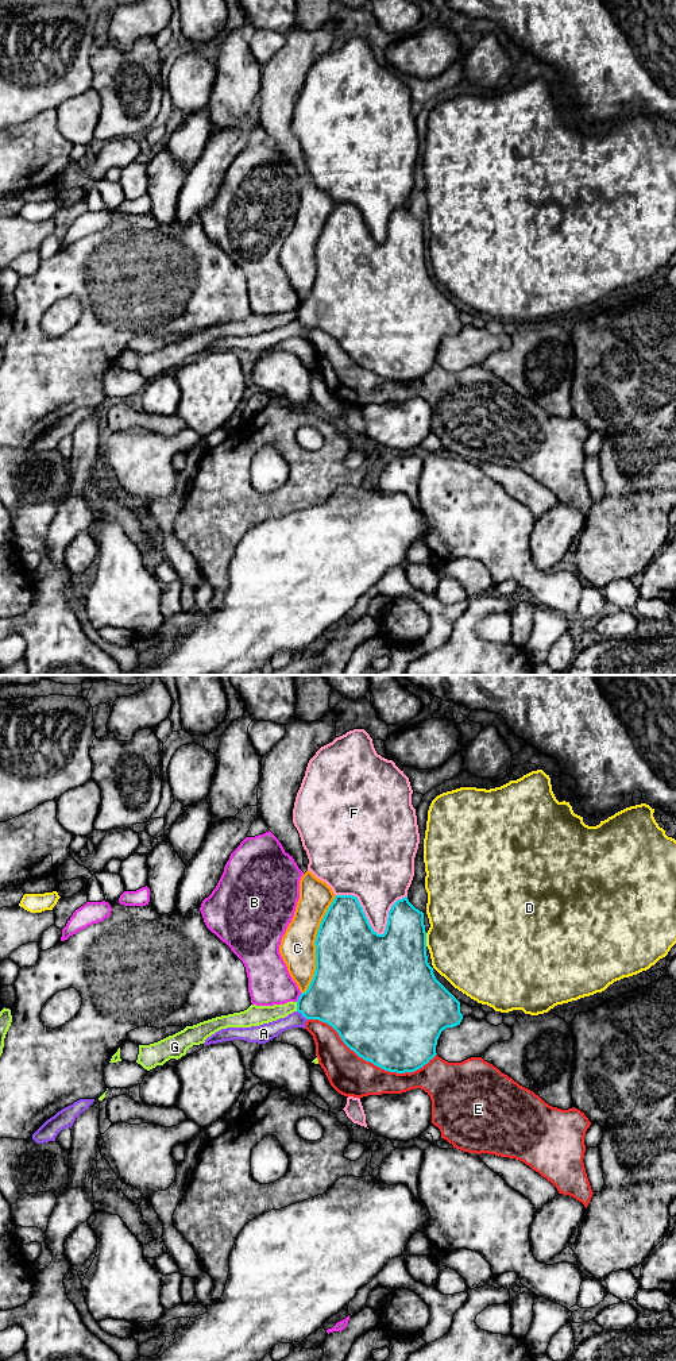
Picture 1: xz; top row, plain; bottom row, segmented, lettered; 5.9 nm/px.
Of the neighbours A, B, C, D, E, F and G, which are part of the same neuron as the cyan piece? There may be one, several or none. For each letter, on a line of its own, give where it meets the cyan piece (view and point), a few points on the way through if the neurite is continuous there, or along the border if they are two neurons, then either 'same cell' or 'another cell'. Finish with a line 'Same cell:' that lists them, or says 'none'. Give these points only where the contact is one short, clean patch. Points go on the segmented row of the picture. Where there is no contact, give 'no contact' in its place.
A: meets cyan in xz at (302, 1016); border along xz (297, 1010), (306, 1020); another cell
B: meets cyan in xz at (298, 998); another cell
C: meets cyan in xz at (315, 944); another cell
D: meets cyan in xz at (425, 940); another cell
E: meets cyan in xz at (371, 1061); another cell
F: meets cyan in xz at (371, 928); another cell
G: meets cyan in xz at (297, 1006); another cell
Same cell: none

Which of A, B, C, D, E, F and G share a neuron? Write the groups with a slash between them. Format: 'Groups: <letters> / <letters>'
Groups: A E / B / C / D / F / G

